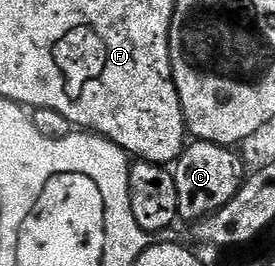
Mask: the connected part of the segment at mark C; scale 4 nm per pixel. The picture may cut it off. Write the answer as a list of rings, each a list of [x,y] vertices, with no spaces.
[[[198,140],[192,141],[173,163],[173,173],[177,184],[179,217],[188,224],[200,222],[205,216],[225,208],[225,204],[237,196],[245,181],[242,157],[232,147]]]

